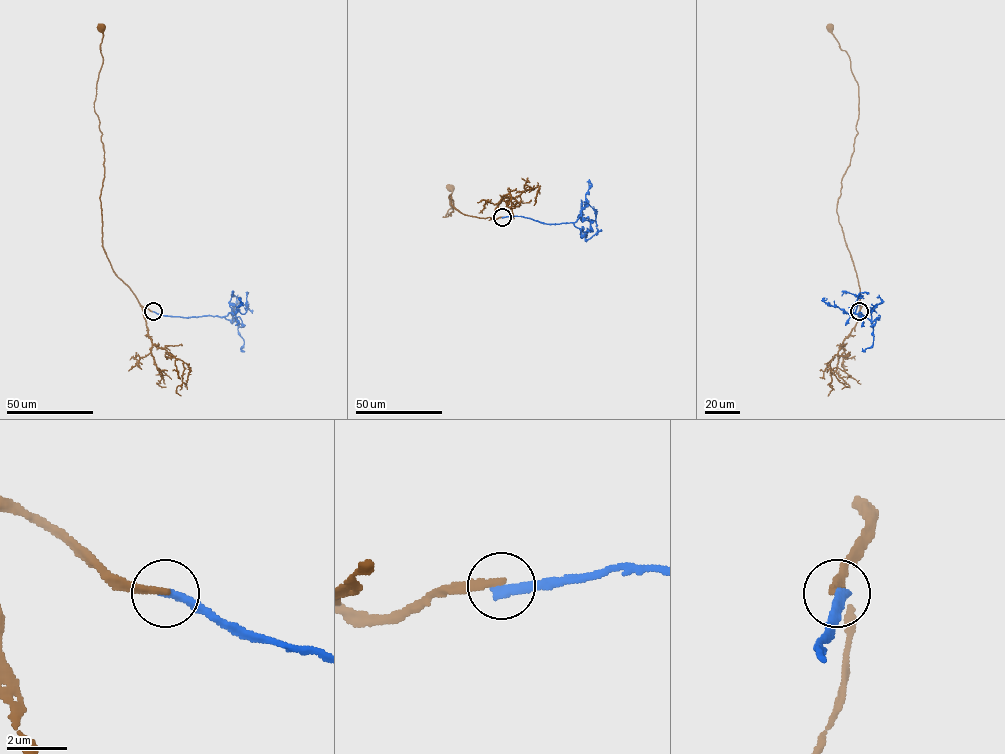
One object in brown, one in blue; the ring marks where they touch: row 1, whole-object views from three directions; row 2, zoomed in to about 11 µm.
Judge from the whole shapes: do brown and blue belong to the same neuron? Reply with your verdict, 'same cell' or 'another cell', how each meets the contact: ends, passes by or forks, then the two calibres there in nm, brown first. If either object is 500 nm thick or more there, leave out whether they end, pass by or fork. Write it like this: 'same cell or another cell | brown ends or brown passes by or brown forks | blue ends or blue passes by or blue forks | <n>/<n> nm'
another cell | brown ends | blue ends | 240/300 nm

